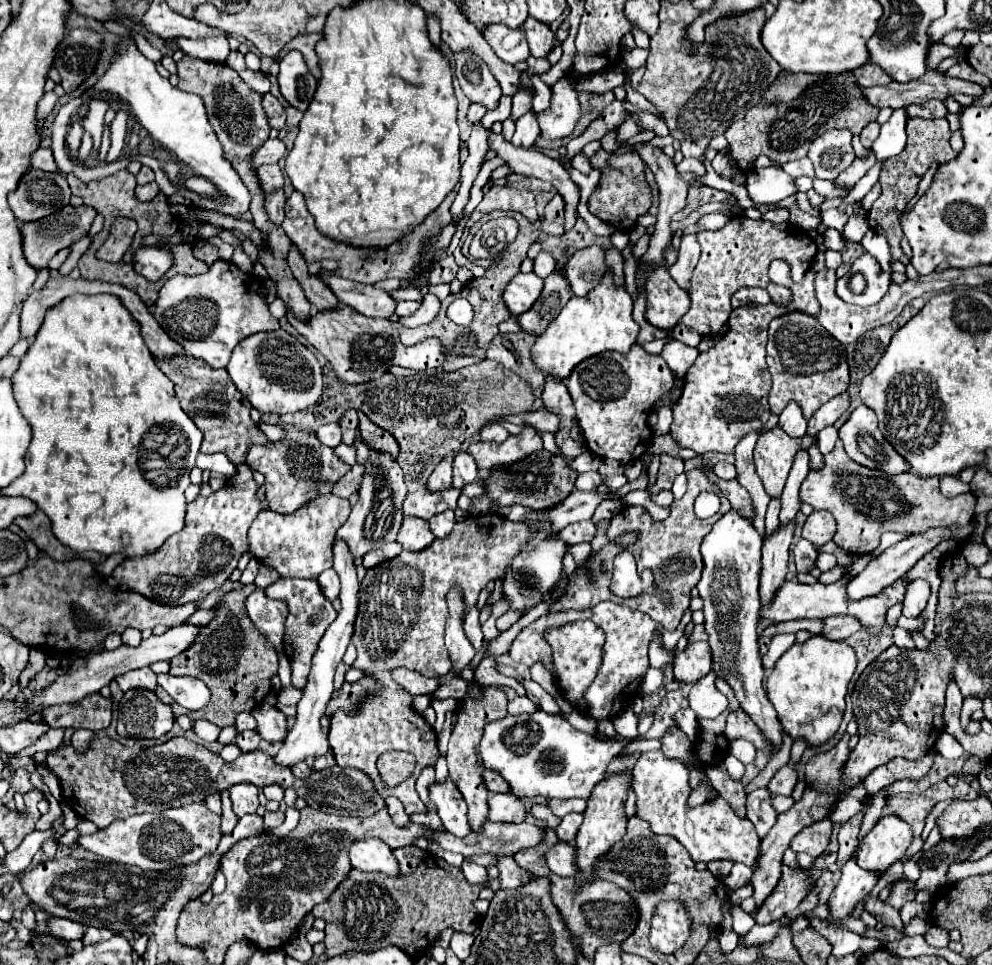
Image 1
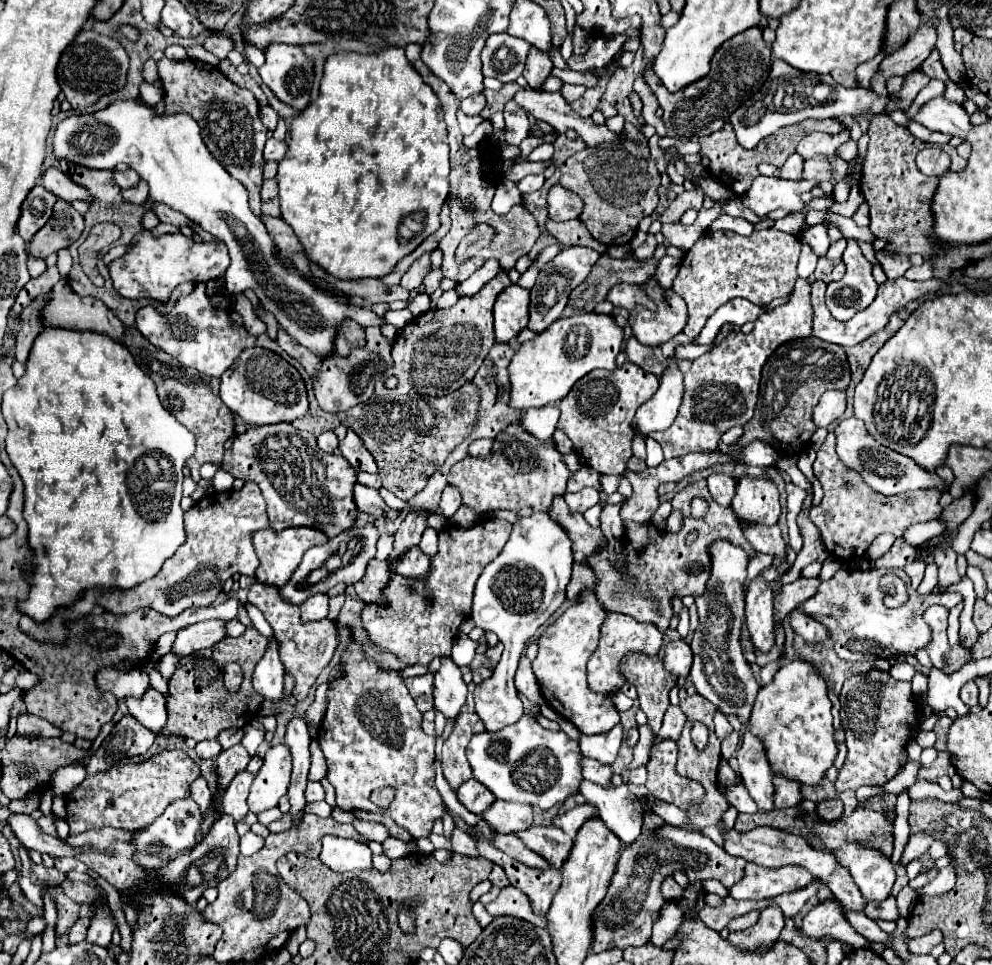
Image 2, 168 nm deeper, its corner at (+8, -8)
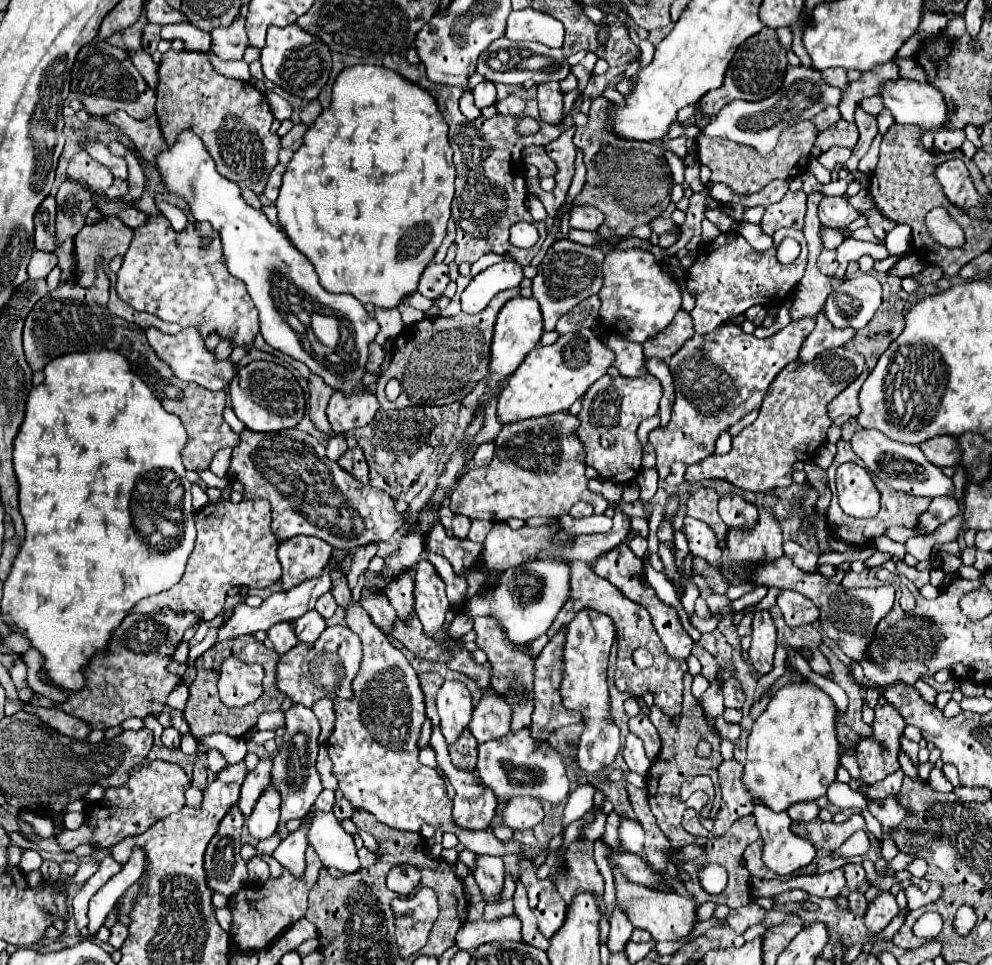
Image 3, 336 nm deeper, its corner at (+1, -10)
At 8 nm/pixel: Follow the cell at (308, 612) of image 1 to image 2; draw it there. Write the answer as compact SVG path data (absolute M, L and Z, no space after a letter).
M255 583L249 589L249 597L247 601L251 605L255 605L265 619L269 621L269 625L275 631L275 639L279 643L279 657L281 663L285 667L285 673L289 673L295 679L295 687L293 687L293 697L297 701L303 701L307 697L309 687L315 683L315 679L319 677L321 669L325 665L329 665L335 649L337 649L337 625L331 619L321 619L315 623L303 623L301 619L301 609L299 605L287 603L281 595L277 587L267 587L263 583Z

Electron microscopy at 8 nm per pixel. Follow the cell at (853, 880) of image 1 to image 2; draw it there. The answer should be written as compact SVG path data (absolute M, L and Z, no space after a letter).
M831 897L831 903L817 903L809 913L805 913L801 931L813 939L835 937L843 943L853 945L855 949L869 947L869 941L863 939L851 927L851 923L847 923L847 917L843 915L843 905L835 897Z

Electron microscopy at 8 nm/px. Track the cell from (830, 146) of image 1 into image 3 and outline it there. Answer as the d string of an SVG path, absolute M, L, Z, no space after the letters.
M840 119L836 125L828 127L826 131L822 131L818 137L816 137L816 145L822 149L822 151L828 151L830 147L834 145L842 145L842 147L848 147L848 149L854 149L854 145L858 143L858 129L854 123L846 121L846 119Z

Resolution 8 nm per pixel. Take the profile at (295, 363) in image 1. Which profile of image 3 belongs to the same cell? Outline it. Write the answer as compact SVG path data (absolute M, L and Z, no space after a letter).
M252 361L242 367L230 383L232 409L250 431L282 431L296 427L304 415L304 393L294 375L270 361Z

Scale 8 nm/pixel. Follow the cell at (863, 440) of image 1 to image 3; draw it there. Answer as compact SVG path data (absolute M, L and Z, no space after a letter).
M862 429L852 437L852 449L864 461L870 473L882 477L896 491L906 491L910 495L930 499L940 495L954 495L952 479L946 477L940 467L926 461L924 453L916 445L900 445L900 441L890 441L884 433L878 433L876 429Z

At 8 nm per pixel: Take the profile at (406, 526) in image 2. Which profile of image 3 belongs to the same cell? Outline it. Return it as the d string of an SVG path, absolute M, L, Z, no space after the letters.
M402 573L400 577L396 577L390 585L390 589L386 591L386 597L390 601L390 605L396 611L396 617L406 623L410 613L414 611L414 581L412 581L414 573Z

